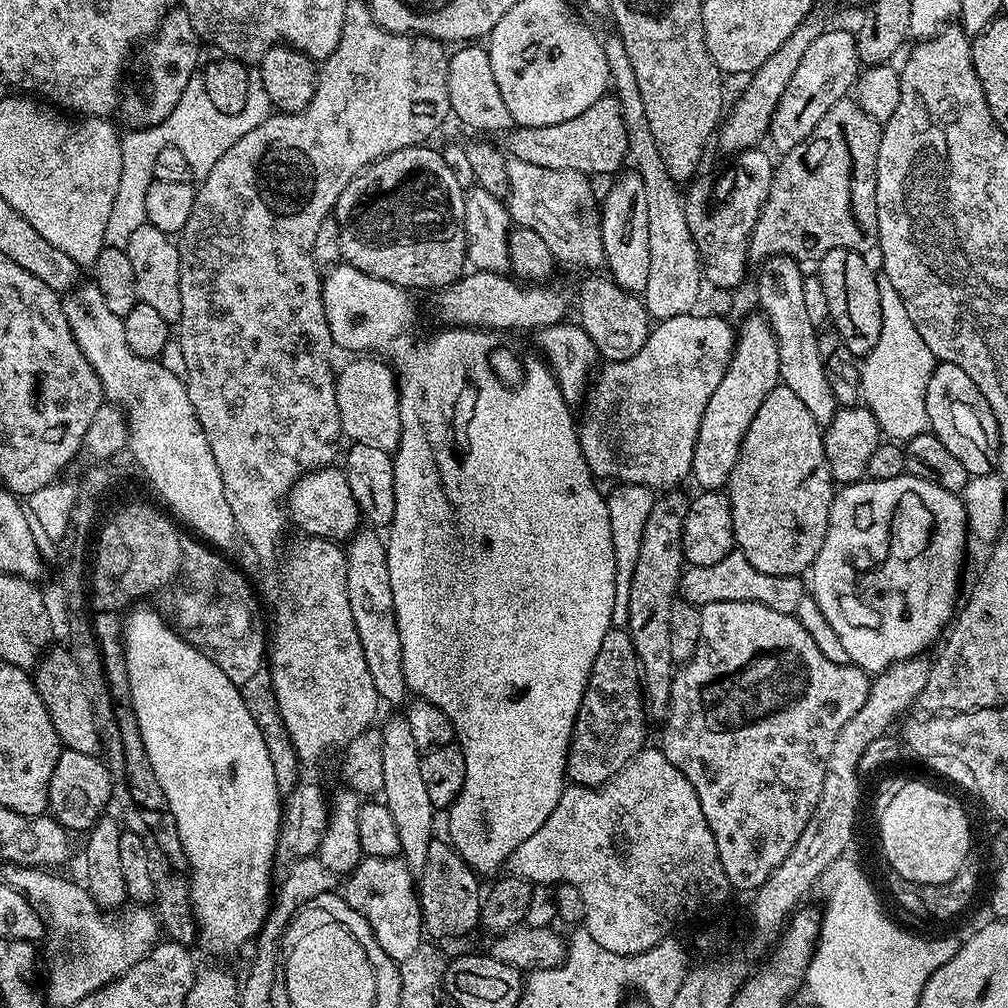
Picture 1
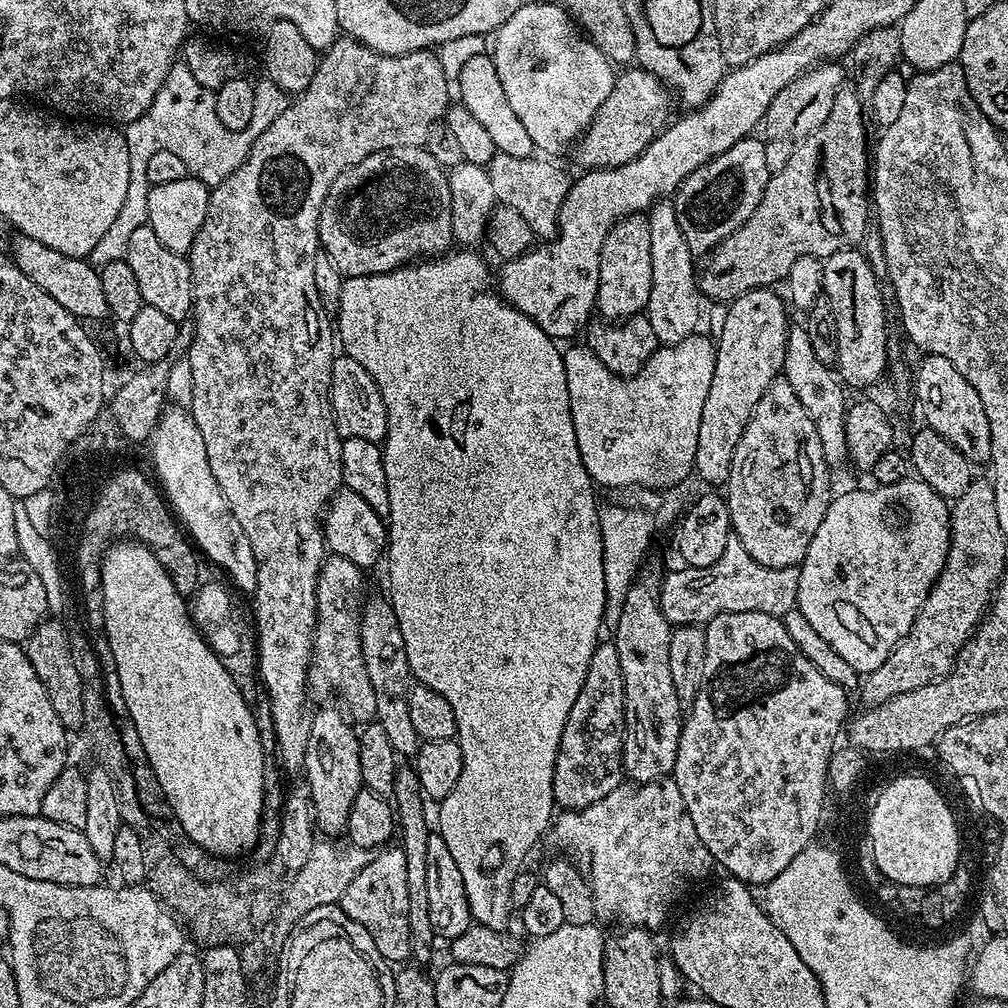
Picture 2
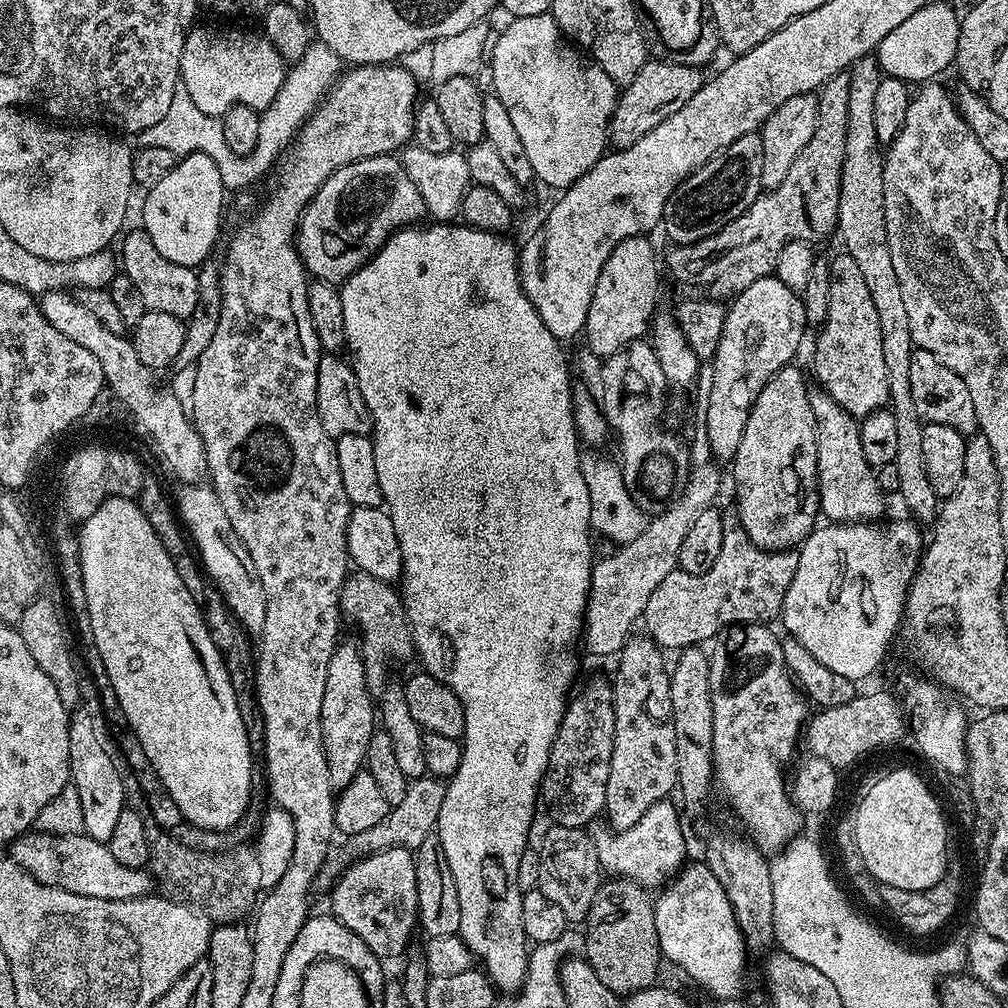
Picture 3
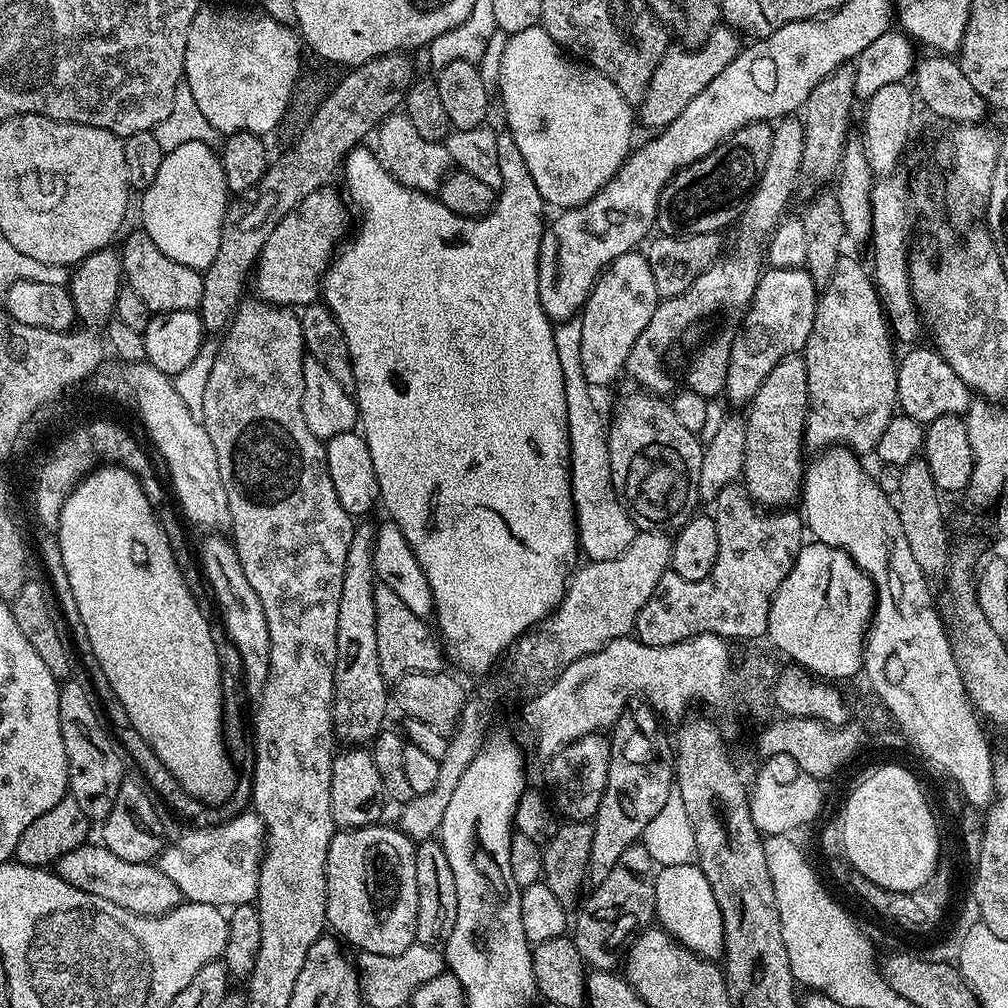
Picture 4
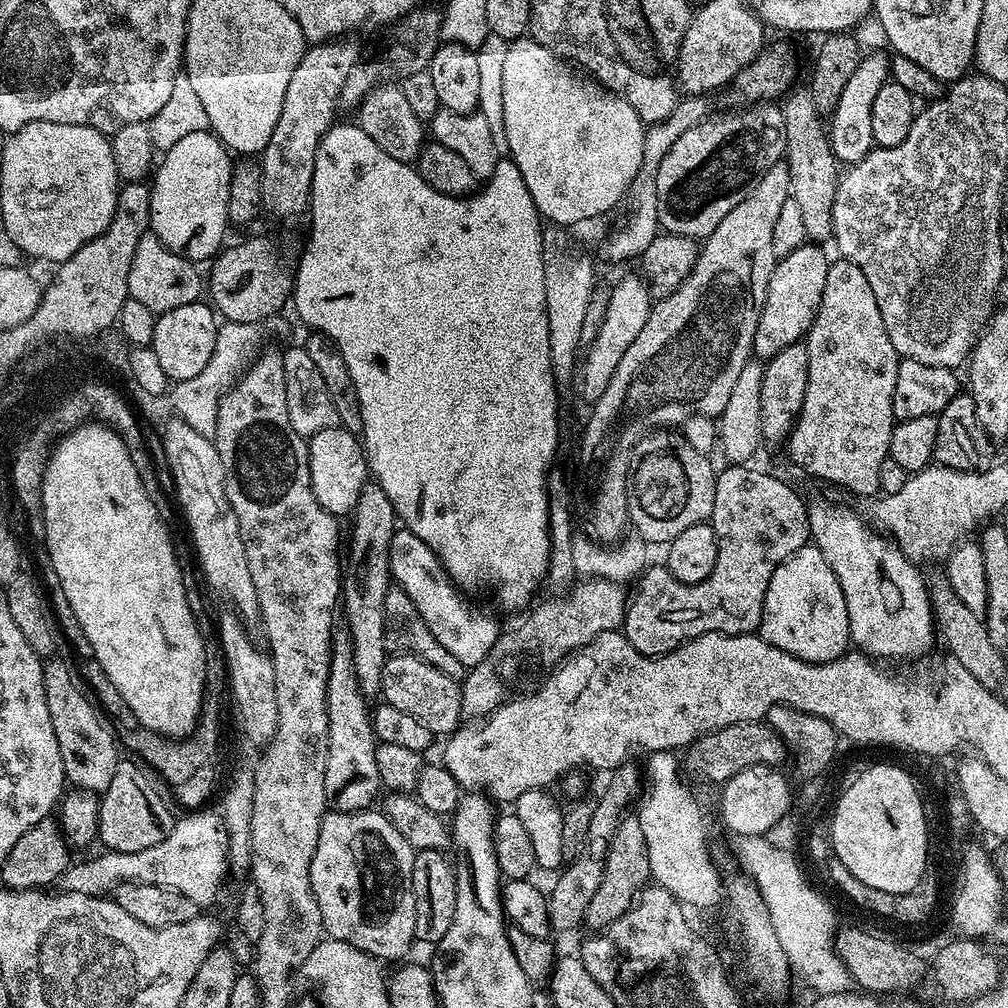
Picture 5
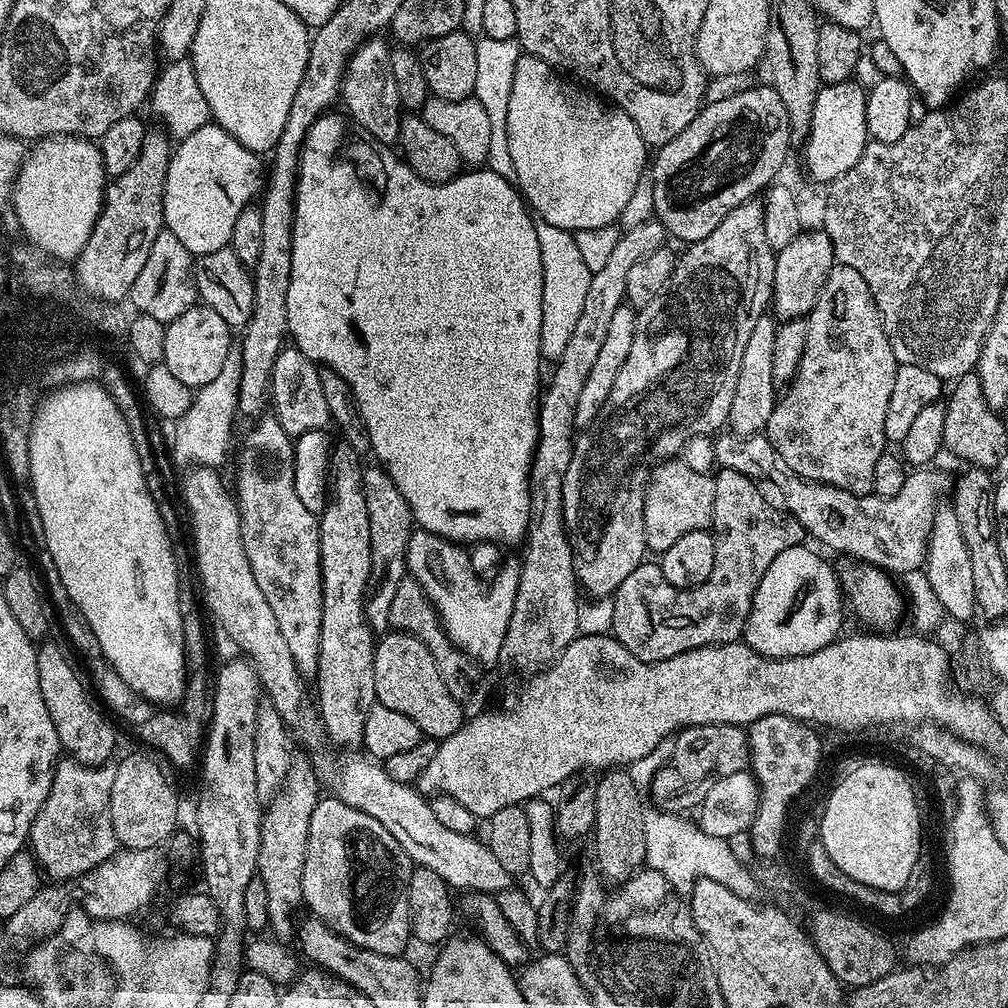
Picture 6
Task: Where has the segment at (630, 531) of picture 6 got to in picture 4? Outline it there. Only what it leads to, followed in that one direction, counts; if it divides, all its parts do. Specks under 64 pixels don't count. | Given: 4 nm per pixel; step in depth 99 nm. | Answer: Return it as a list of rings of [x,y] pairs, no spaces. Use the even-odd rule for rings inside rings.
[[[785,118],[783,120],[775,121],[772,133],[774,134],[774,143],[770,145],[770,158],[766,162],[766,170],[762,170],[762,178],[756,183],[756,189],[752,192],[748,204],[745,206],[743,212],[740,214],[738,227],[735,229],[736,237],[732,240],[732,245],[727,245],[726,251],[721,255],[719,260],[715,260],[711,266],[708,267],[702,274],[698,274],[698,278],[689,286],[688,291],[678,294],[677,296],[670,296],[661,299],[660,305],[654,310],[654,318],[650,318],[650,322],[646,326],[646,330],[642,330],[642,334],[638,334],[638,342],[634,342],[634,346],[628,355],[628,362],[626,365],[627,375],[632,375],[637,380],[641,389],[647,390],[653,394],[668,394],[677,387],[676,383],[681,380],[681,385],[687,386],[689,389],[695,391],[698,395],[705,398],[712,398],[712,396],[720,396],[724,390],[724,383],[726,382],[726,370],[730,366],[730,350],[734,346],[734,338],[738,334],[740,324],[744,321],[744,315],[748,313],[748,309],[752,307],[752,299],[754,298],[754,290],[758,286],[760,277],[766,268],[766,249],[768,240],[772,236],[772,231],[776,229],[777,224],[785,219],[788,208],[788,203],[792,200],[792,195],[796,192],[796,183],[802,180],[802,169],[804,163],[802,162],[802,154],[804,153],[804,121],[800,118]]]

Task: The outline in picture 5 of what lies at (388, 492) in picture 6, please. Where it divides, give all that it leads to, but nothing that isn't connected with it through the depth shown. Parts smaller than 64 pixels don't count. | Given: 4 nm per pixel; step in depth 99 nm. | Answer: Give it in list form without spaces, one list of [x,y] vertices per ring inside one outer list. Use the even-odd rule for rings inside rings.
[[[369,482],[362,486],[352,522],[352,546],[349,550],[347,547],[346,567],[342,572],[342,616],[348,619],[346,631],[352,642],[354,674],[358,678],[358,686],[365,697],[372,698],[372,695],[380,692],[380,679],[386,659],[386,594],[394,584],[390,574],[390,540],[394,538],[398,527],[394,506],[390,498],[386,498],[386,490],[382,490],[380,484]]]

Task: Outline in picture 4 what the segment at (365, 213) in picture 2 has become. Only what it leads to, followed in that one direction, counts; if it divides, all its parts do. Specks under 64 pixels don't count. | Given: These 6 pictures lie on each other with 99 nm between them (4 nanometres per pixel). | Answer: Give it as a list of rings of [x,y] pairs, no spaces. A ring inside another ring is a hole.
[[[332,186],[314,190],[306,194],[306,198],[302,198],[302,202],[298,202],[298,206],[294,206],[294,210],[290,210],[290,214],[278,222],[278,226],[274,226],[274,234],[266,238],[266,246],[262,246],[254,265],[255,295],[263,303],[305,306],[321,295],[328,265],[332,263],[332,257],[336,255],[342,241],[349,235],[349,209],[345,197],[341,193],[340,196]]]

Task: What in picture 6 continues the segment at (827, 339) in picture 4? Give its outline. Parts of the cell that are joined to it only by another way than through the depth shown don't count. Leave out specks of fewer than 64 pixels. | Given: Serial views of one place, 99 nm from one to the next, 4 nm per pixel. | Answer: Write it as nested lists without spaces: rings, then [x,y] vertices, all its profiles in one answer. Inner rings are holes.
[[[839,262],[833,266],[818,294],[818,302],[814,302],[814,310],[806,319],[806,350],[802,350],[798,374],[777,399],[763,435],[795,476],[813,484],[829,484],[856,496],[867,496],[874,486],[874,466],[886,450],[886,405],[894,390],[896,355],[886,338],[866,278],[850,266]]]

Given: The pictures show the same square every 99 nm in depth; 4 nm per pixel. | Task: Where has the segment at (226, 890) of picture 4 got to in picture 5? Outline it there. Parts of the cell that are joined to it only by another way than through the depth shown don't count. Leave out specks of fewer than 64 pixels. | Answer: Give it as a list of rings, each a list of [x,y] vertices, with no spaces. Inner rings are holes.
[[[192,810],[173,823],[170,834],[158,846],[138,850],[134,854],[101,851],[101,856],[84,860],[81,864],[69,863],[58,881],[59,891],[98,896],[115,890],[119,884],[149,884],[166,886],[186,894],[190,902],[201,906],[212,904],[220,896],[224,875],[229,875],[228,831],[219,811]]]

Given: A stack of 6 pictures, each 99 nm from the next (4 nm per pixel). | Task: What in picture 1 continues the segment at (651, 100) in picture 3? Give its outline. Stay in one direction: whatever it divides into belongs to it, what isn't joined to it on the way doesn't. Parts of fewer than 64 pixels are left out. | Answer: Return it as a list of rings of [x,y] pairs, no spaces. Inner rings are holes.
[[[612,94],[595,100],[590,107],[582,110],[582,114],[578,114],[578,118],[566,118],[566,122],[550,126],[516,126],[507,133],[506,138],[506,152],[513,160],[546,166],[550,170],[574,170],[593,177],[611,177],[619,173],[625,167],[628,156],[628,131],[620,113],[620,104]]]

